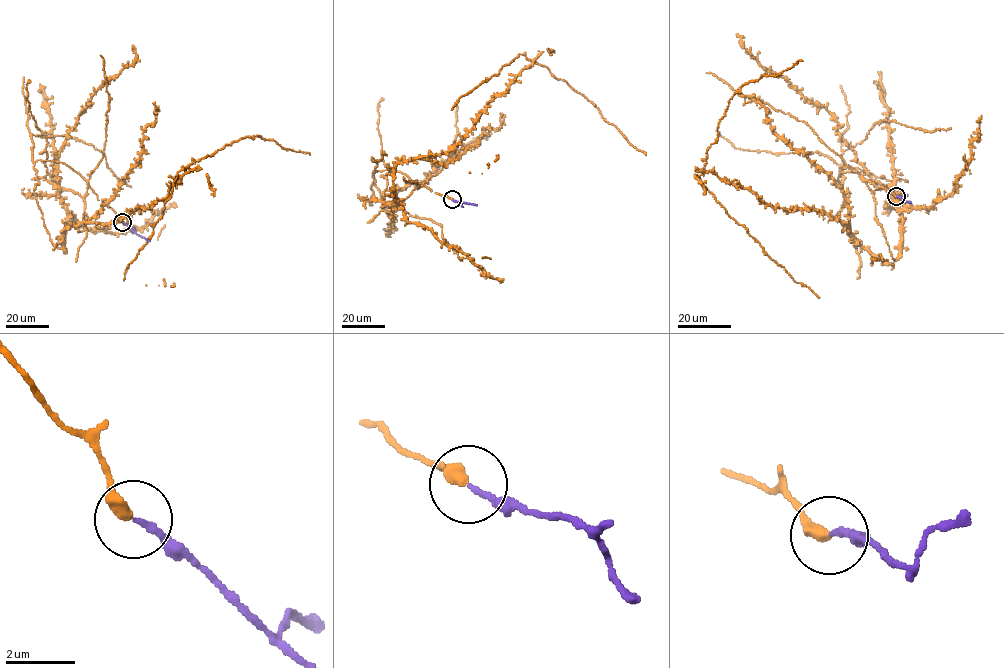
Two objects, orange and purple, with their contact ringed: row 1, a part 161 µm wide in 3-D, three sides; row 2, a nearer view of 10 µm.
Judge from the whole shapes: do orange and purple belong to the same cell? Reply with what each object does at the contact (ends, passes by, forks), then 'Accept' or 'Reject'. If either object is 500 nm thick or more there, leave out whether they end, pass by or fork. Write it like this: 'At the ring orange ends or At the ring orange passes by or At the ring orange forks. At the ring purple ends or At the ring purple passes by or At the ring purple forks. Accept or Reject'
At the ring orange ends. At the ring purple ends. Accept

